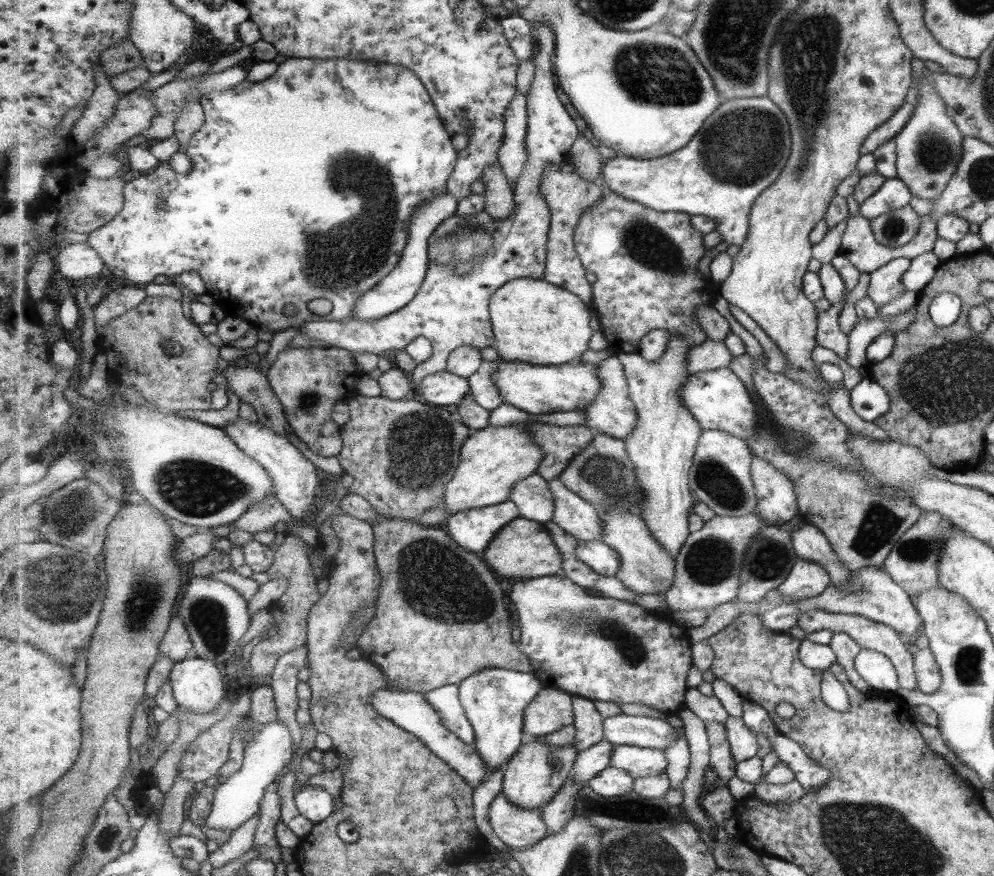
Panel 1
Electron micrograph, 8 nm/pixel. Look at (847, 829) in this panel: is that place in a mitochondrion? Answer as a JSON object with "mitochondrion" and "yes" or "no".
{"mitochondrion":"yes"}

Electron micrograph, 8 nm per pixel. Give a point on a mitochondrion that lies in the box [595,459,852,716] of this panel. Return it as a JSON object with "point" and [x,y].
{"point":[710,562]}

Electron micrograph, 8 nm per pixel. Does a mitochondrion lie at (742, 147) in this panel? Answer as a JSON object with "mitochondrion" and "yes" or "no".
{"mitochondrion":"yes"}

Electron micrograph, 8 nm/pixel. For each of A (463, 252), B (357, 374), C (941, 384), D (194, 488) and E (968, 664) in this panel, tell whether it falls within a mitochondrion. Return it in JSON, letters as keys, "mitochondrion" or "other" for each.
{"A":"mitochondrion","B":"other","C":"mitochondrion","D":"mitochondrion","E":"mitochondrion"}

